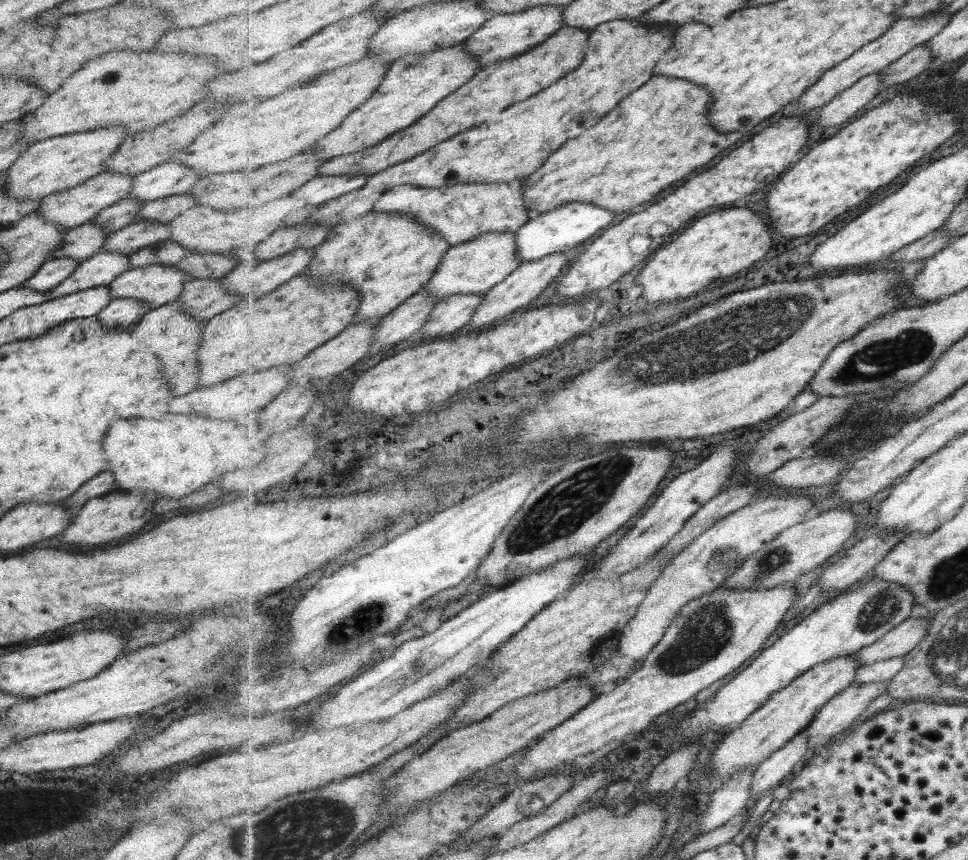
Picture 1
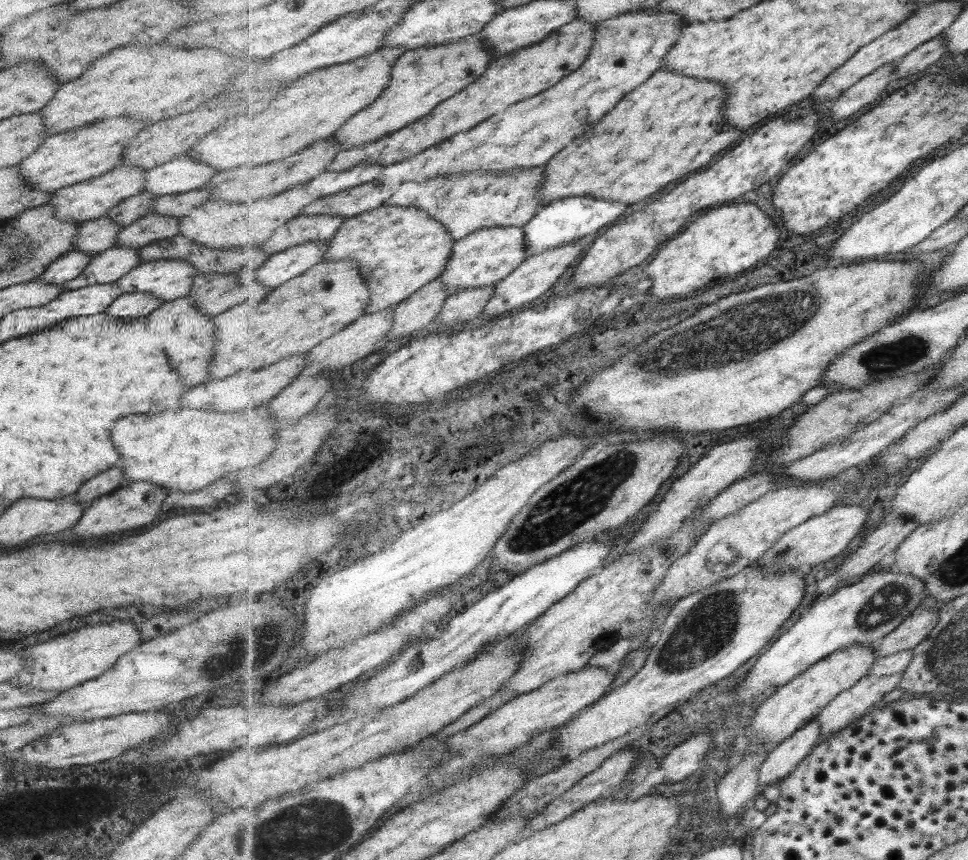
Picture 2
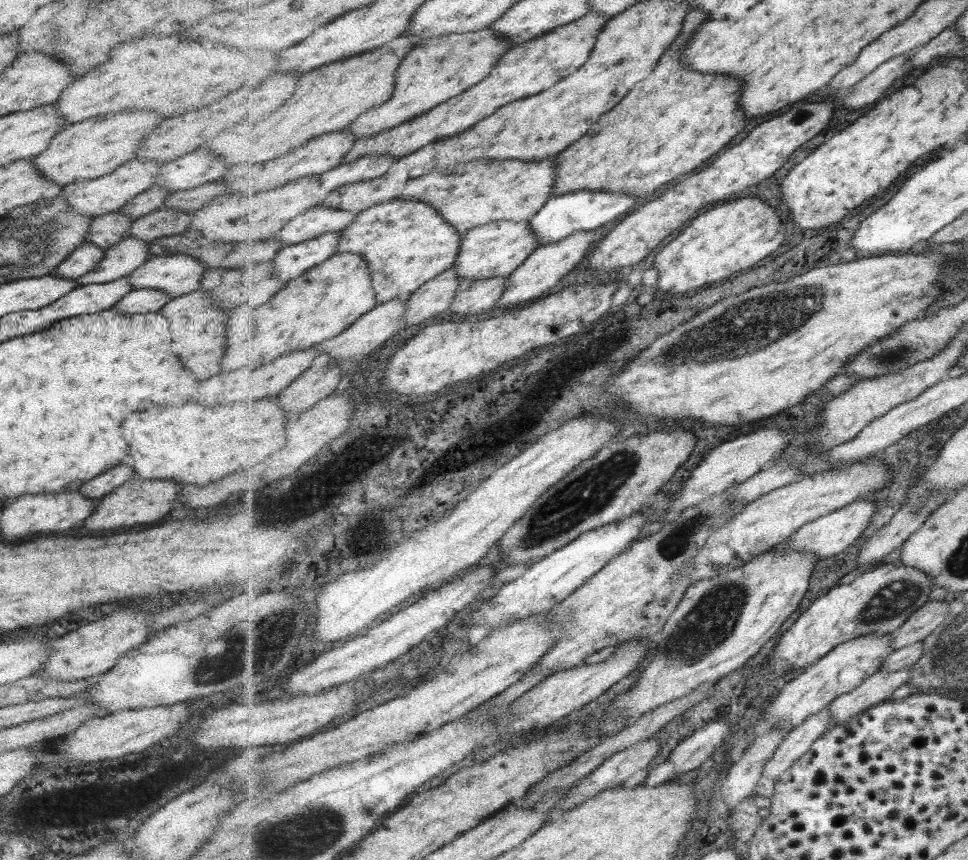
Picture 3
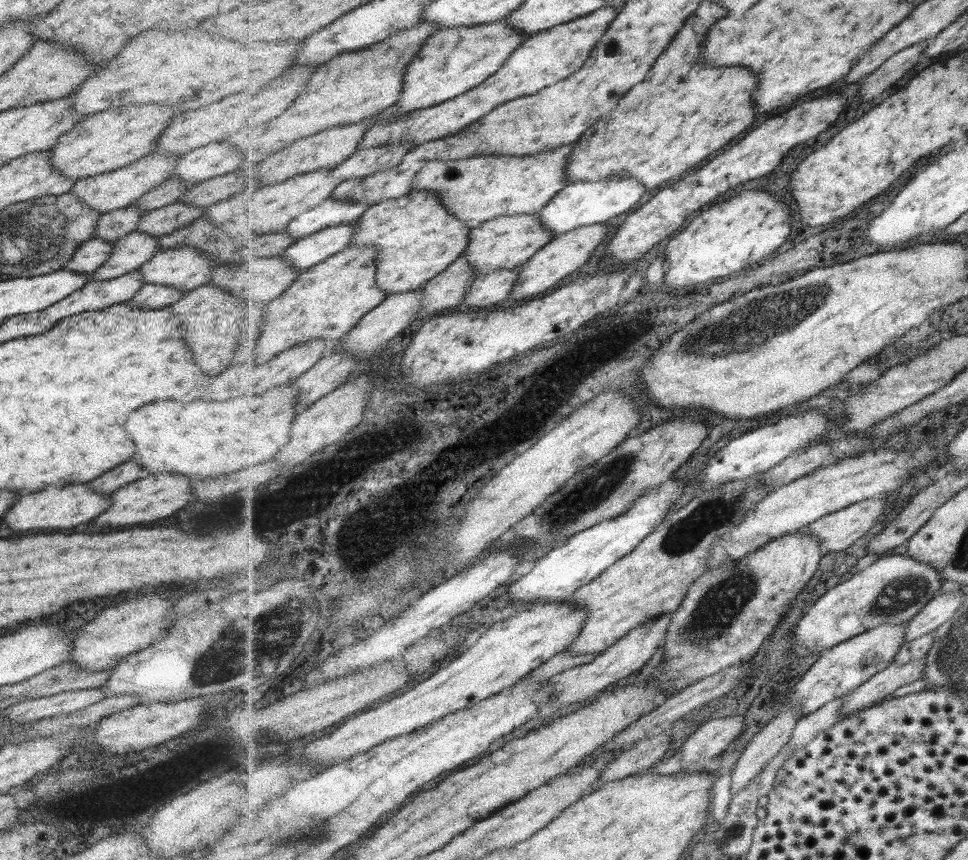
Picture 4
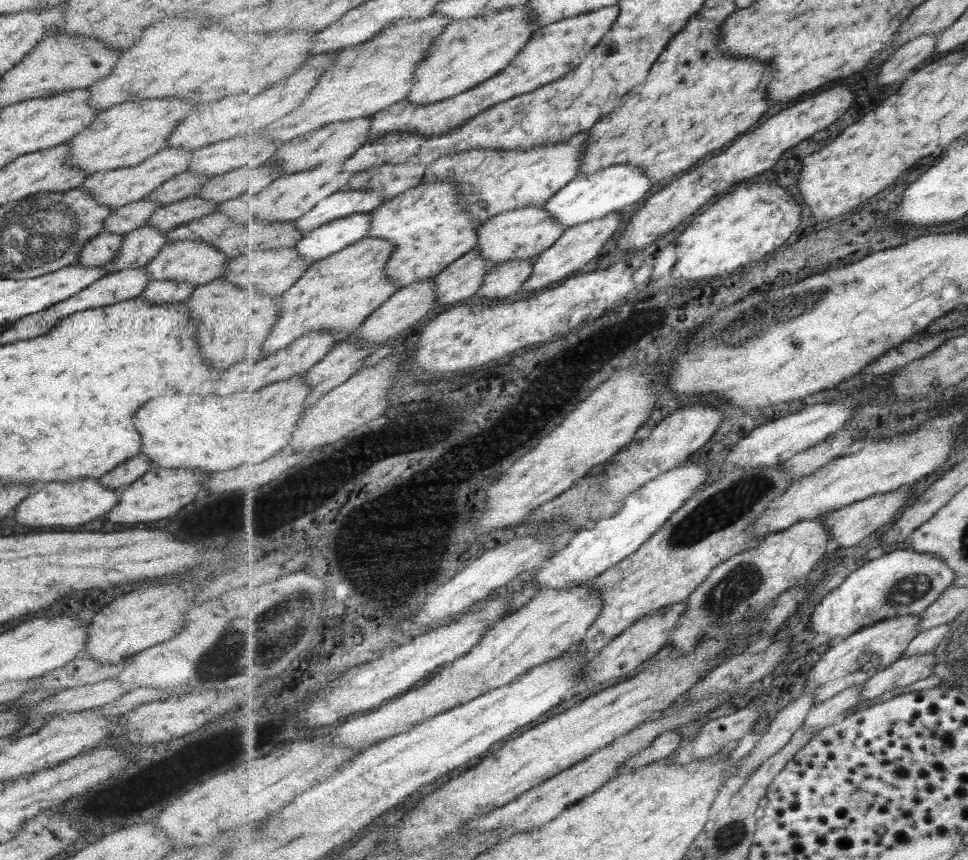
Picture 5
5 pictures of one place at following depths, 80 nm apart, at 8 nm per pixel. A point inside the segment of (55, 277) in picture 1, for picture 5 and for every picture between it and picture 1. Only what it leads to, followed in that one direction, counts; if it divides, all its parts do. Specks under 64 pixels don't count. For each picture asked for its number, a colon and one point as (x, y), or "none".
2: (69, 265)
3: (84, 258)
4: (91, 254)
5: (103, 247)

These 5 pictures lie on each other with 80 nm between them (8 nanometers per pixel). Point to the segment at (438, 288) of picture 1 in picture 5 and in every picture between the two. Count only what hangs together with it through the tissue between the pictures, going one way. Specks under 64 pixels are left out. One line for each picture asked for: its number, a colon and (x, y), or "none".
2: (483, 258)
3: (498, 249)
4: (507, 242)
5: (520, 234)

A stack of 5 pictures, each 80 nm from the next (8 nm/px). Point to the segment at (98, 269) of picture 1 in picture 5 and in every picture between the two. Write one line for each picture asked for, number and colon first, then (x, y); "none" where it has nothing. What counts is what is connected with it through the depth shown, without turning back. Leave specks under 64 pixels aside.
2: (107, 266)
3: (119, 260)
4: (128, 253)
5: (140, 245)

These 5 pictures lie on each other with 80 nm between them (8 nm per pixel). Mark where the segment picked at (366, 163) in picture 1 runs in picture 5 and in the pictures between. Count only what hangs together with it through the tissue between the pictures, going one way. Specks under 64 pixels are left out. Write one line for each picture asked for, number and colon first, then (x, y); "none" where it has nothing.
2: (510, 78)
3: (536, 65)
4: (544, 58)
5: (554, 50)

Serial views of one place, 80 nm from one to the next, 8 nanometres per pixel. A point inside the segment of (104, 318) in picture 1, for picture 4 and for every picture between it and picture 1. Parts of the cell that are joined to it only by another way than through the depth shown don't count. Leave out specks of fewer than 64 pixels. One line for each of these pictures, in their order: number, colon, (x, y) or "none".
2: (127, 305)
3: (137, 301)
4: (150, 296)

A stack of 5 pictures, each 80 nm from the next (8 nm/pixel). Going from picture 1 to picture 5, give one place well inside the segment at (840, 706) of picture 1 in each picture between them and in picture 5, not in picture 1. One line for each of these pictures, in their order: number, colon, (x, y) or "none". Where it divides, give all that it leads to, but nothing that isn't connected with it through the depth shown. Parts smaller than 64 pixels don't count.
2: (869, 692)
3: (879, 688)
4: (880, 687)
5: (907, 670)

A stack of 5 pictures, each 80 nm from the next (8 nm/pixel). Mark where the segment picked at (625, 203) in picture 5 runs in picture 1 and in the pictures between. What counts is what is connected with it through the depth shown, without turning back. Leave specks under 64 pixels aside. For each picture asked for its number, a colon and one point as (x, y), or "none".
1: (558, 231)
2: (566, 220)
3: (582, 210)
4: (581, 203)

